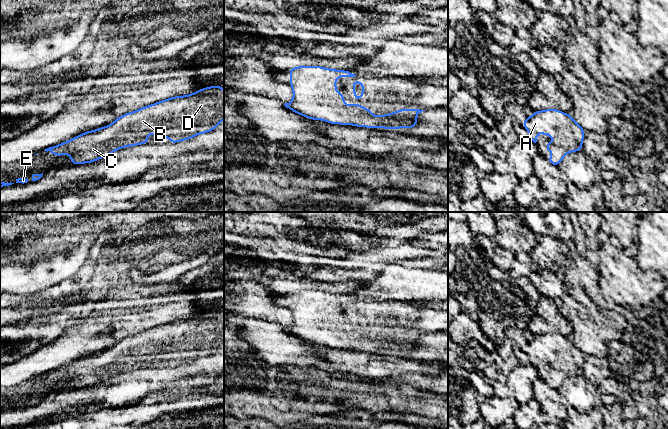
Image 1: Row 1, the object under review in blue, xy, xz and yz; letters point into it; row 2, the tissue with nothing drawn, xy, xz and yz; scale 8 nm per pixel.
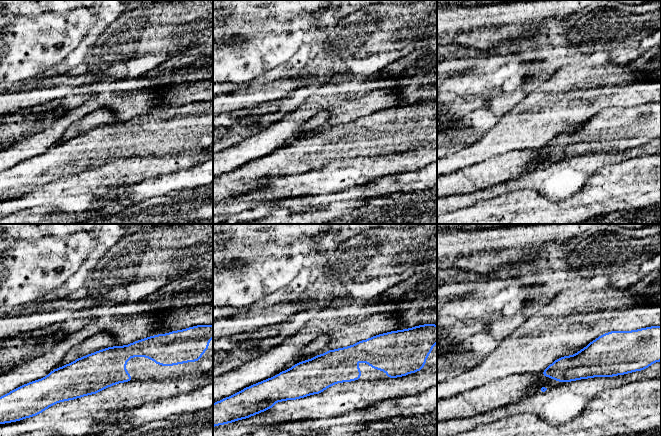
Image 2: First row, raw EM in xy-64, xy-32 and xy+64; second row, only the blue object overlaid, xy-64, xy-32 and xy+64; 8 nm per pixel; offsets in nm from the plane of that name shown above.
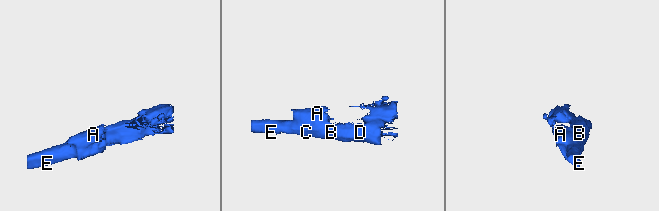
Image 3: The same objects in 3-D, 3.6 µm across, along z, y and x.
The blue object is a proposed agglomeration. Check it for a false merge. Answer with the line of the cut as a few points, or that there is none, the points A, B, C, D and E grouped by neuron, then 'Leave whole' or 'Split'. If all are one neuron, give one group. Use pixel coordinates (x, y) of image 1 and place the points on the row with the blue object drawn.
No split. Groups: A B C D E. Leave whole

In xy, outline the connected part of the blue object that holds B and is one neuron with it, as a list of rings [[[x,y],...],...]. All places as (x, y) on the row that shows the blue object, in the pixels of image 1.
[[[222,85],[206,87],[190,95],[175,96],[142,107],[117,117],[108,126],[84,132],[44,151],[51,151],[54,156],[62,156],[67,152],[71,157],[70,164],[78,165],[97,161],[120,148],[148,144],[149,132],[157,136],[169,137],[169,144],[191,139],[196,135],[214,130],[219,126],[219,122],[224,120],[224,91],[222,88]]]

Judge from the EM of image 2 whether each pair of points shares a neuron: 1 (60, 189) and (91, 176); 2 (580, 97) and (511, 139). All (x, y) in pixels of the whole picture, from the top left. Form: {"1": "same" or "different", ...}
{"1": "same", "2": "same"}

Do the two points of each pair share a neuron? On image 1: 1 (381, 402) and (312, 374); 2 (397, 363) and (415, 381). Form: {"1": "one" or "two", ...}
{"1": "one", "2": "two"}

